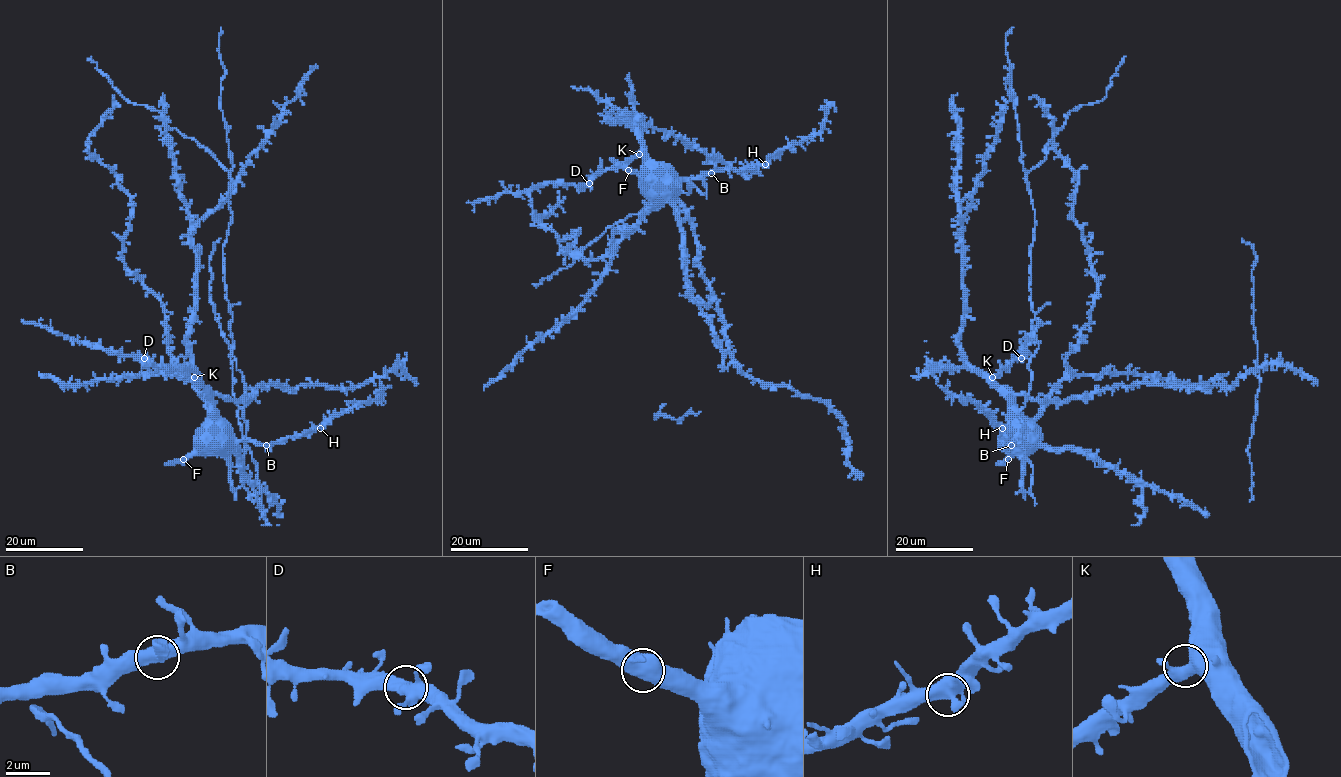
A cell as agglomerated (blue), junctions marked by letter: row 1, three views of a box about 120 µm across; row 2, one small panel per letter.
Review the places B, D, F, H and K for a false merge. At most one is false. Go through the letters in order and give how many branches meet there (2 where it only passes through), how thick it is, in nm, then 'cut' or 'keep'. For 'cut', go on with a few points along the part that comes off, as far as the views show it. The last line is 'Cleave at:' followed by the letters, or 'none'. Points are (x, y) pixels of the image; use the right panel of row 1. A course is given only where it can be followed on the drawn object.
B: 3 | 460 nm | keep
D: 3 | 500 nm | keep
F: 3 | 460 nm | keep
H: 3 | 550 nm | keep
K: 3 | 460 nm | keep
Cleave at: none

